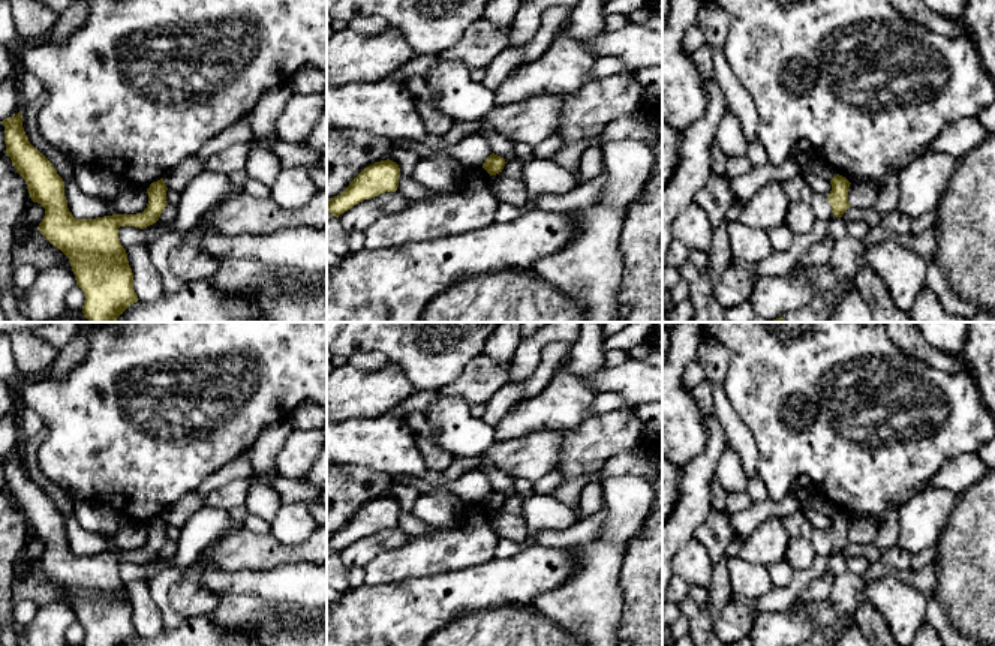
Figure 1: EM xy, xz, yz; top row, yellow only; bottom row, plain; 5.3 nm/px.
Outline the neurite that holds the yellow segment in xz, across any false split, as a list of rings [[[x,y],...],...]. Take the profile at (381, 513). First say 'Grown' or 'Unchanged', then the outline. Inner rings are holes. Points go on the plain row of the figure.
Unchanged. [[[387,495],[364,504],[349,522],[327,538],[327,546],[339,553],[364,535],[379,532],[385,528],[396,528],[399,523],[400,504]]]

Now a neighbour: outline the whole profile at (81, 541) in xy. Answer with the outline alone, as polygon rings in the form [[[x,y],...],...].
[[[73,514],[64,519],[64,532],[67,535],[67,544],[75,555],[96,555],[118,550],[103,535],[84,529]]]

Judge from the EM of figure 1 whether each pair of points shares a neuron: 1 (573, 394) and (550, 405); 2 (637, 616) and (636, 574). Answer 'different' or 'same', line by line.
1: same
2: same

